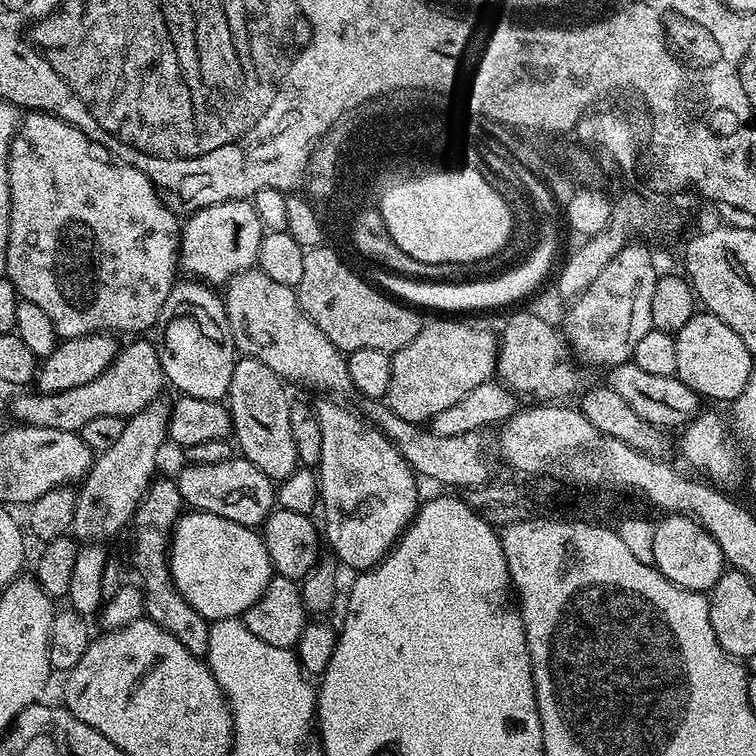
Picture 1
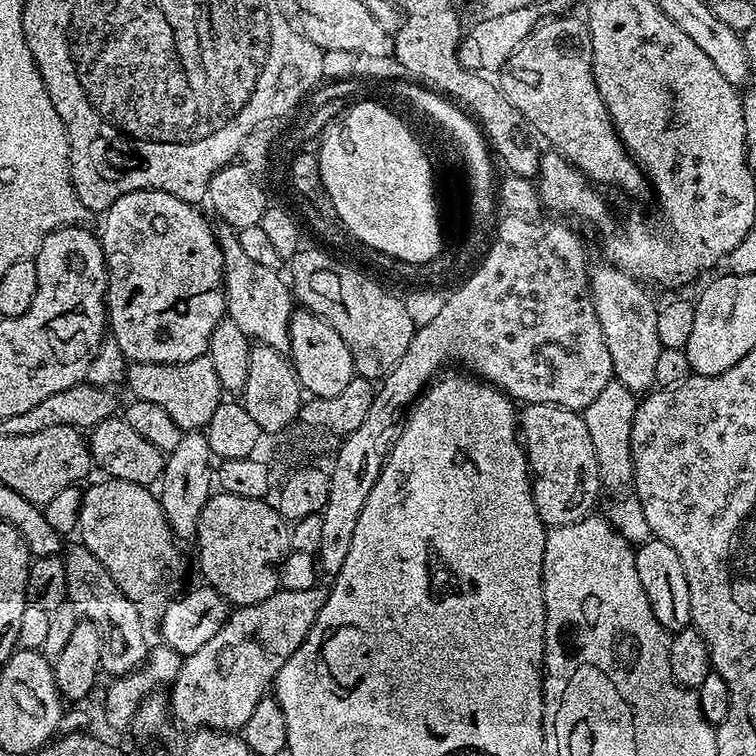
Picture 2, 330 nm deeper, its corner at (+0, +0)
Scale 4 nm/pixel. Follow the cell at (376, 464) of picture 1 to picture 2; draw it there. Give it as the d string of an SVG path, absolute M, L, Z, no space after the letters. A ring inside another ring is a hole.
M221 223L216 228L216 241L224 251L224 302L226 316L255 343L265 344L274 350L287 353L290 346L288 323L294 311L294 297L291 287L279 275L277 269L253 262L238 242L238 231Z

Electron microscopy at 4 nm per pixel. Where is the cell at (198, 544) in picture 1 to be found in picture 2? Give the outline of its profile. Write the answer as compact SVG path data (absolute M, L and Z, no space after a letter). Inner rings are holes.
M111 478L101 481L101 484L89 483L83 489L78 523L79 543L86 545L90 554L106 566L118 590L122 590L130 602L141 606L167 604L181 591L184 560L180 557L181 545L168 525L159 499L151 487L142 484Z

